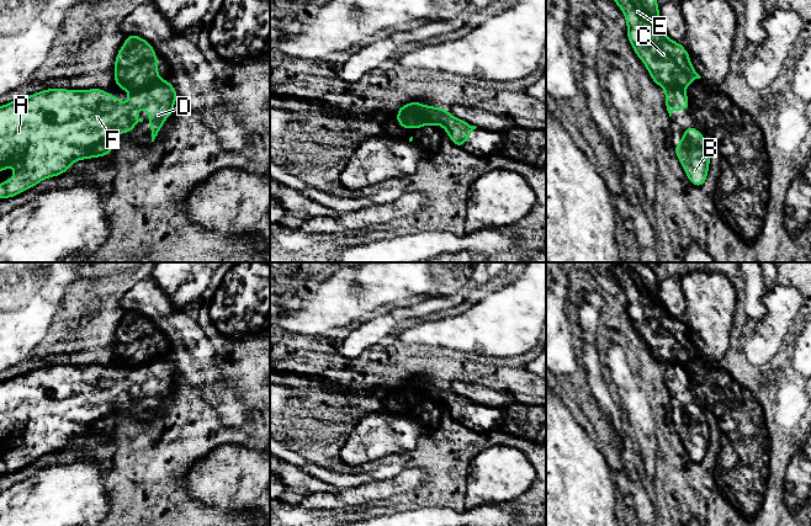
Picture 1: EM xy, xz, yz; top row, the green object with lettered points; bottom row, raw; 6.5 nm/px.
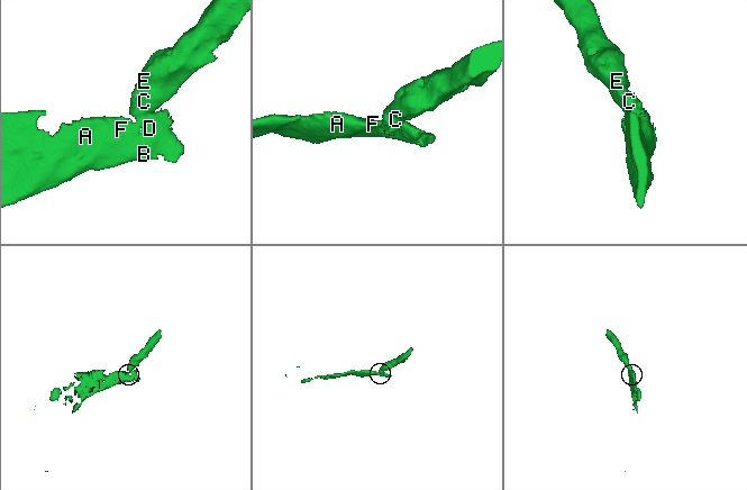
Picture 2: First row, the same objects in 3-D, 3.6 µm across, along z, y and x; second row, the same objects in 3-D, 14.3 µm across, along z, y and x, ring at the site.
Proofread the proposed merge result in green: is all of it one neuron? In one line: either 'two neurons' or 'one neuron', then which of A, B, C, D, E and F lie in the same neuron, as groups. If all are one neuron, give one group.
two neurons; A B D F / C E

